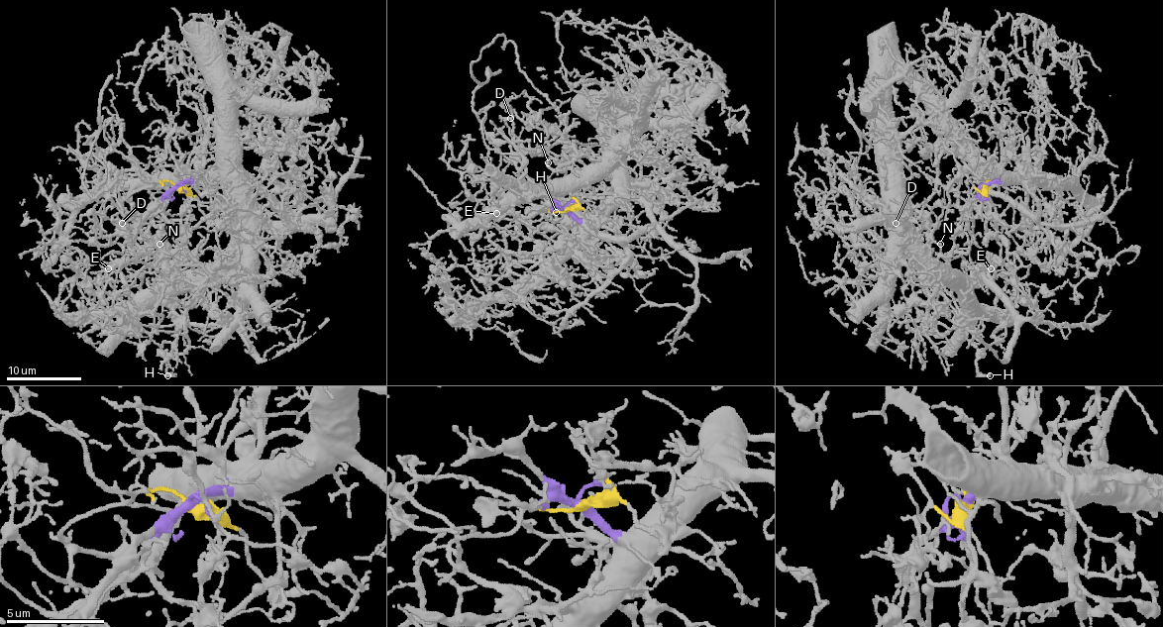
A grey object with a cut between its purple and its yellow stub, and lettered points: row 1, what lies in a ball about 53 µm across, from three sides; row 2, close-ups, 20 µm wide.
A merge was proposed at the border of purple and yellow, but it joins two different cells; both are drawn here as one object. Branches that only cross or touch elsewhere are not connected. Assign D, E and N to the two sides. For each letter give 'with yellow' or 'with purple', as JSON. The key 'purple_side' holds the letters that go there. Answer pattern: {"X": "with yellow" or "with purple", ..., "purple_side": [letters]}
{"D": "with yellow", "E": "with purple", "N": "with purple", "purple_side": ["E", "N"]}

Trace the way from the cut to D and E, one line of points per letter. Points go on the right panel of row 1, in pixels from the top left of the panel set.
D: (989, 188), (958, 124), (930, 117), (893, 143), (880, 167), (936, 290), (930, 218), (899, 213), (897, 222)
E: (989, 188), (998, 178), (898, 75), (893, 77), (891, 119), (901, 169), (903, 237), (962, 293), (991, 269)

